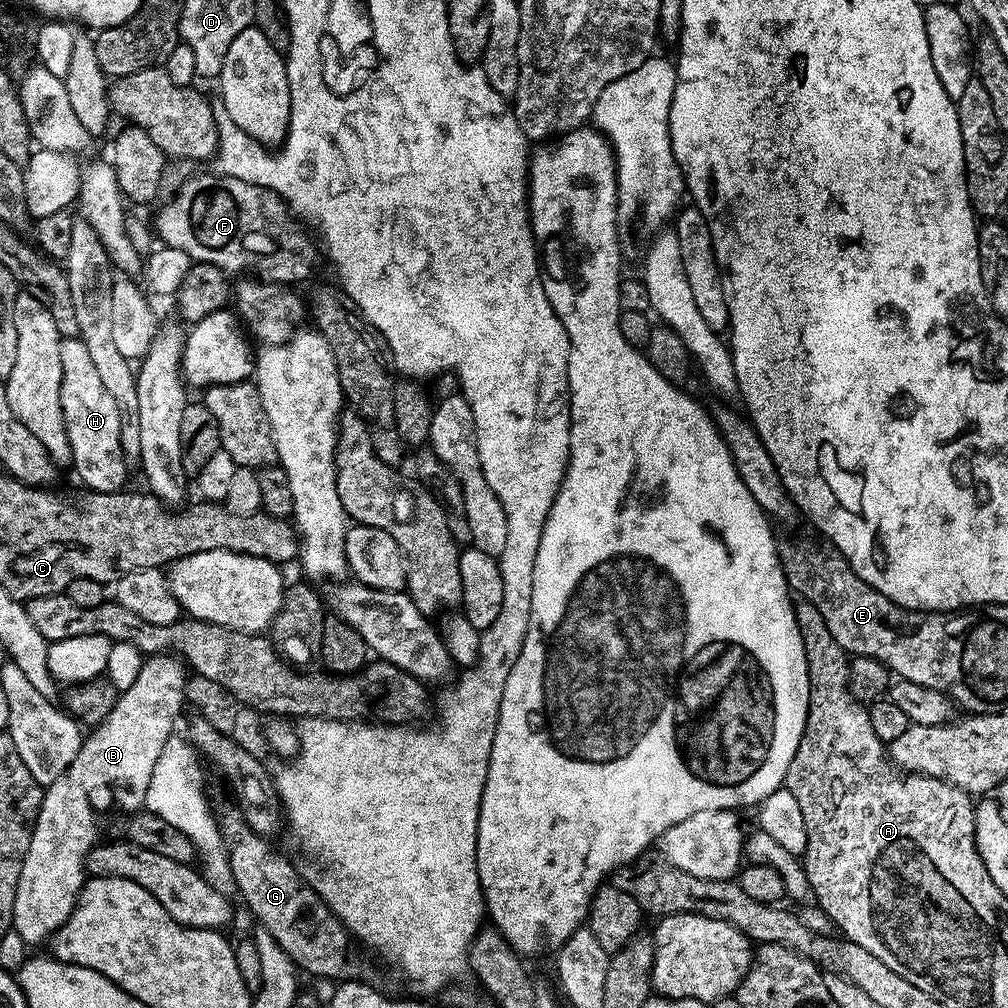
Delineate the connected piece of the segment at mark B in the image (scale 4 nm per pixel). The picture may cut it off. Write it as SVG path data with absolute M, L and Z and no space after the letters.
M153 653L145 657L142 669L138 672L138 679L130 686L129 690L119 693L116 698L116 707L122 713L125 712L124 720L116 720L118 718L116 712L106 714L106 718L101 724L95 725L91 729L92 732L83 737L78 754L74 758L74 762L70 762L70 766L58 778L54 778L52 784L44 788L44 797L42 798L42 806L38 810L38 818L36 825L32 827L32 837L30 838L30 850L26 850L26 858L22 862L22 874L18 878L18 890L14 894L14 914L12 915L12 928L20 935L20 940L24 944L40 944L51 941L53 934L62 927L63 924L70 918L70 914L74 910L77 898L80 897L80 891L84 889L86 879L86 869L84 860L88 857L89 852L96 847L101 839L100 828L96 825L96 808L100 812L104 812L116 800L116 792L112 789L112 784L120 784L120 800L124 804L139 805L142 800L142 794L148 789L150 782L150 774L154 772L154 762L158 762L158 754L162 754L162 746L166 744L168 739L173 736L174 728L172 723L175 722L182 706L185 705L184 688L187 684L188 670L185 663L179 657L169 653Z

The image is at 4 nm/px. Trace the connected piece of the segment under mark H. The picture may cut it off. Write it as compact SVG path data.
M61 339L60 358L62 362L62 386L60 397L62 398L62 414L66 422L66 434L70 438L70 450L72 458L71 467L76 467L80 480L85 489L94 492L118 492L125 487L128 480L129 461L124 455L124 447L120 441L120 415L118 406L114 406L114 398L110 398L110 390L102 386L102 378L98 370L94 370L94 362L86 346L77 339Z

